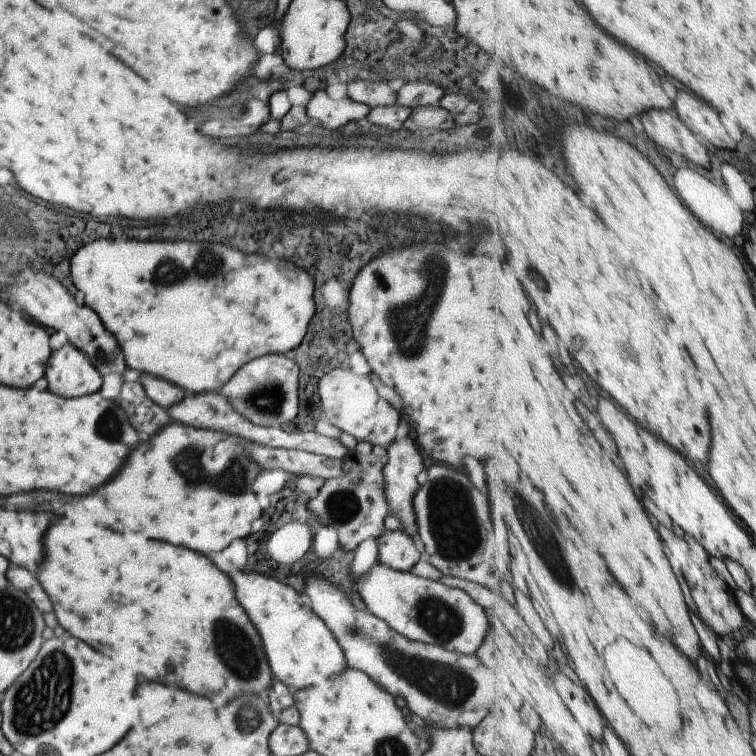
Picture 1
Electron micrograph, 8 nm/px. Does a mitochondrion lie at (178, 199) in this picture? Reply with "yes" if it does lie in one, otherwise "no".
no

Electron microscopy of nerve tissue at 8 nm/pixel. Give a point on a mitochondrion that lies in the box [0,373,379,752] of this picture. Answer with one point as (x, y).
(41, 701)

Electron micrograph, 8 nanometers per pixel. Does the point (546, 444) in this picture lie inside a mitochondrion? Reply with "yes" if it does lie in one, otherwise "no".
no

